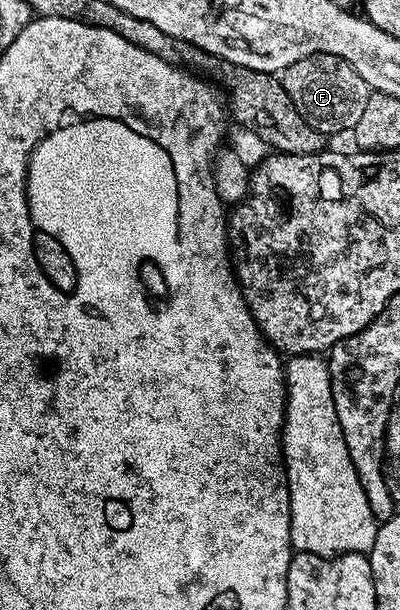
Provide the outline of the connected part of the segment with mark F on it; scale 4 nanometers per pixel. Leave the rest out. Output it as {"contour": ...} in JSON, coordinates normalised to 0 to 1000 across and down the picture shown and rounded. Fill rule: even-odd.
{"contour":[[[783,89],[760,98],[740,98],[740,105],[703,116],[700,133],[750,190],[760,190],[760,197],[770,197],[770,203],[780,203],[780,210],[798,213],[808,223],[845,220],[853,213],[883,215],[930,152],[915,134],[900,131],[900,118],[890,118],[880,105],[828,89]]]}

